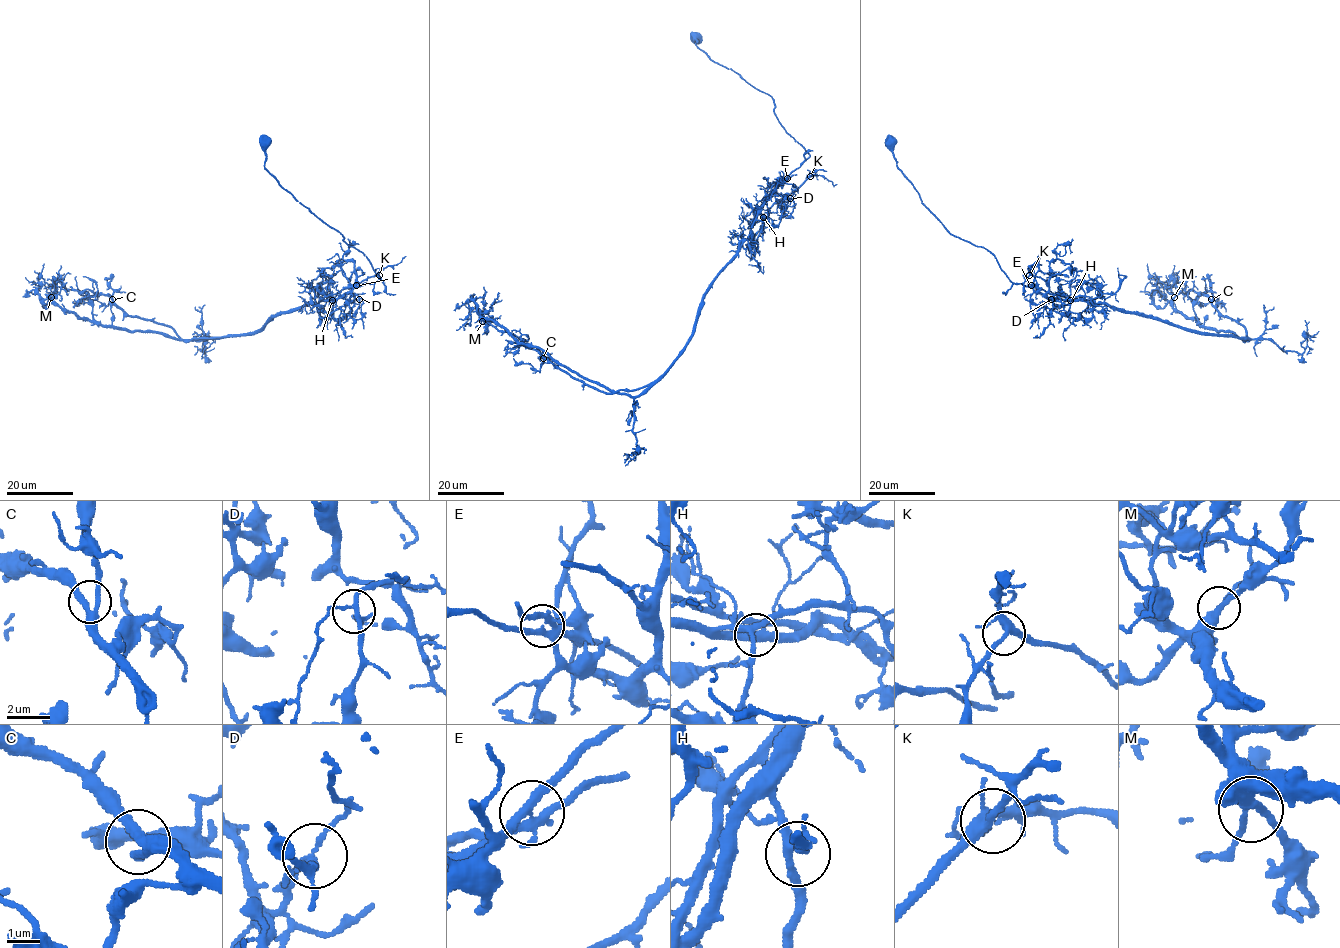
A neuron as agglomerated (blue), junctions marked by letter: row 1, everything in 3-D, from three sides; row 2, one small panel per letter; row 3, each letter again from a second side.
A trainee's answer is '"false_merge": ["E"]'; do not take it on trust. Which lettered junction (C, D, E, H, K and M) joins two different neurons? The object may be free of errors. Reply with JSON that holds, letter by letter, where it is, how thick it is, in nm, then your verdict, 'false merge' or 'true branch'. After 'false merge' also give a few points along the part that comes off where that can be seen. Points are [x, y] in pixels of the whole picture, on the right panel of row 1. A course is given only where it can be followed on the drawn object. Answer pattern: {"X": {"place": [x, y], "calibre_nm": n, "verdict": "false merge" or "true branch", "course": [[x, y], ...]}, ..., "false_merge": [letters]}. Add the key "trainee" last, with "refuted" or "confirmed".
{"C": {"place": [1211, 299], "calibre_nm": 280, "verdict": "true branch"}, "D": {"place": [1051, 299], "calibre_nm": 200, "verdict": "true branch"}, "E": {"place": [1031, 285], "calibre_nm": 280, "verdict": "false merge", "course": [[1031, 285], [1196, 332], [1249, 340], [1201, 327], [1169, 303], [1157, 308], [1155, 290], [1183, 277]]}, "H": {"place": [1070, 300], "calibre_nm": 240, "verdict": "true branch"}, "K": {"place": [1029, 275], "calibre_nm": 320, "verdict": "true branch"}, "M": {"place": [1174, 297], "calibre_nm": 280, "verdict": "true branch"}, "false_merge": ["E"], "trainee": "confirmed"}

